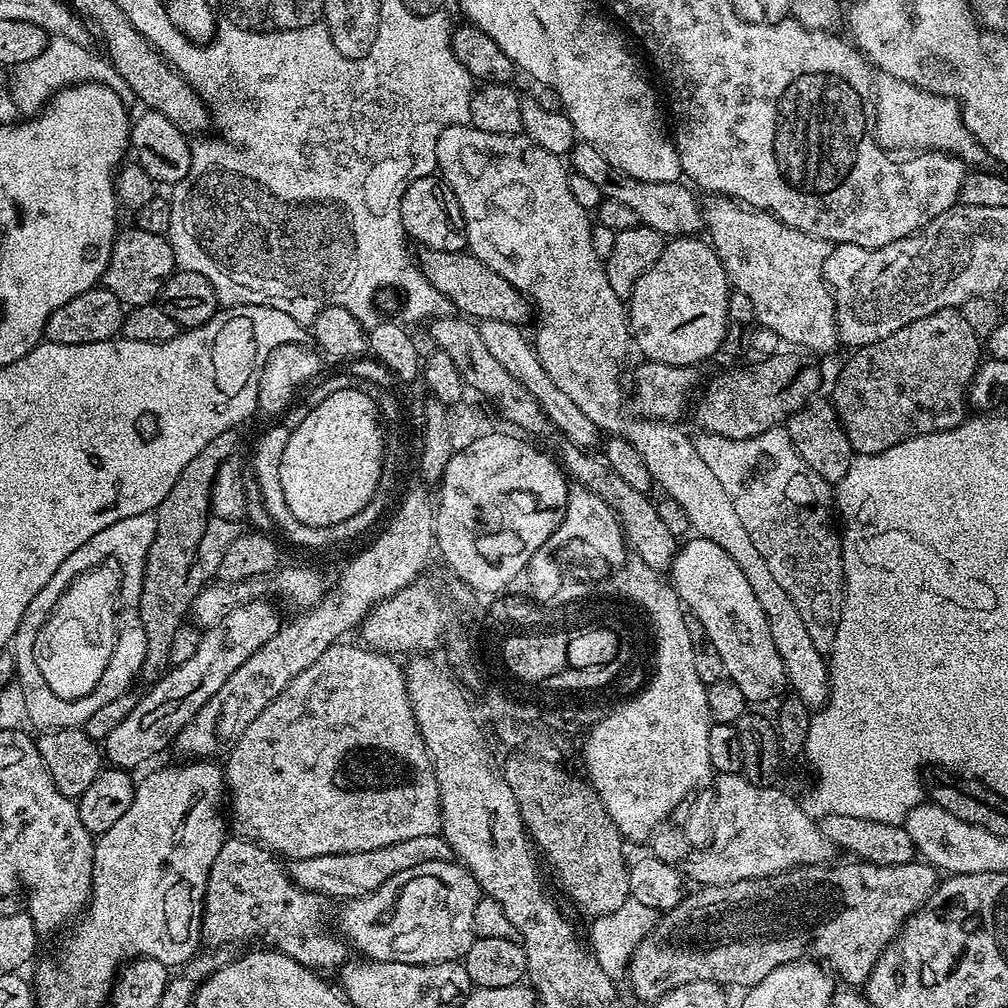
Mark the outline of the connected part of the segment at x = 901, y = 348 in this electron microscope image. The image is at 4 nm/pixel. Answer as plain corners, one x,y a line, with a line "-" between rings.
947,308
926,314
926,318
918,318
918,322
902,326
902,330
894,330
892,336
855,349
845,362
830,395
846,438
850,438
853,453
858,456
882,454
890,450
890,446
898,446
898,442
906,442
922,434
945,432
964,423
968,384
982,363
980,348
982,352
981,337
976,336
962,312

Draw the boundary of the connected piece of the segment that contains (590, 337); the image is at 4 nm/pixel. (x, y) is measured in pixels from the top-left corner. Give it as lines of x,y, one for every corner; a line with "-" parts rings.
471,123
451,124
436,139
436,166
444,183
452,188
454,198
462,210
468,231
467,251
481,259
494,274
502,274
510,286
527,296
540,311
536,320
534,349
537,358
565,396
594,422
599,431
630,442
642,454
653,481
660,486
665,497
680,500
721,500
726,498
722,482
714,478
710,466
702,462
693,437
687,436
675,423
637,418
624,413
626,384
620,381
624,372
624,359
630,348
630,325
625,301
610,286
606,276
605,261
596,253
592,241
593,221
589,209
578,206
570,194
569,169
559,156
542,150
523,134
507,136
478,130

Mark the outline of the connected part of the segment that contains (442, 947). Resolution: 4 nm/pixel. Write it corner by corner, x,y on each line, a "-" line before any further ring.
455,859
431,860
394,874
378,890
343,901
338,932
369,960
411,964
459,961
476,936
474,906
482,893
475,876

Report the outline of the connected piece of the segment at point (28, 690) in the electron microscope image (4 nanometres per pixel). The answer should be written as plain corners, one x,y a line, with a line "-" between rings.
32,605
26,608
20,628
17,632
16,647
18,646
18,670
16,676
19,686
24,692
25,701
27,703
30,719
35,729
39,731
52,731
54,729
68,729
83,727
87,717
85,715
77,716
76,710
98,710
101,706
106,706
109,702
114,702
120,696
125,695
136,676
137,678
143,673
144,663
140,661
140,652
124,652
124,638
117,638
115,650
110,656
110,661
106,664
106,670
102,674
102,678
98,680
98,686
91,691
90,694
84,695
82,698
68,700
60,698
46,683
41,671
38,670
36,659
33,658
33,642
37,632
42,628
48,620
47,612
32,612

